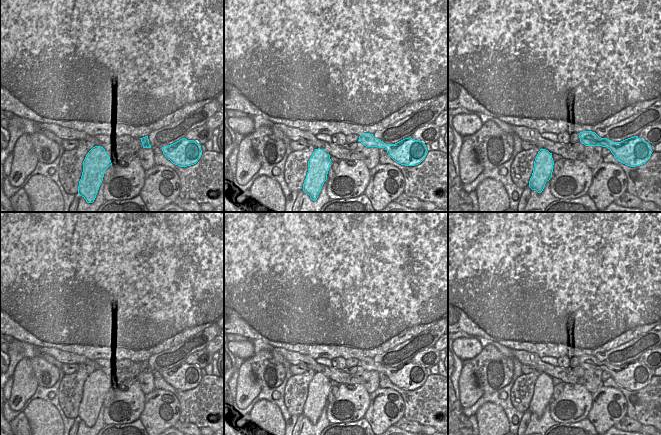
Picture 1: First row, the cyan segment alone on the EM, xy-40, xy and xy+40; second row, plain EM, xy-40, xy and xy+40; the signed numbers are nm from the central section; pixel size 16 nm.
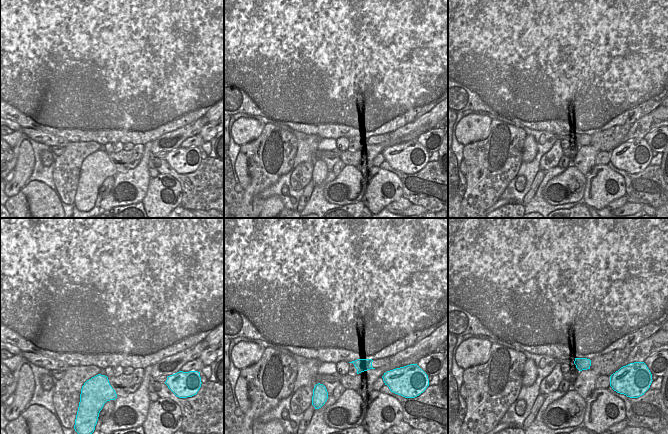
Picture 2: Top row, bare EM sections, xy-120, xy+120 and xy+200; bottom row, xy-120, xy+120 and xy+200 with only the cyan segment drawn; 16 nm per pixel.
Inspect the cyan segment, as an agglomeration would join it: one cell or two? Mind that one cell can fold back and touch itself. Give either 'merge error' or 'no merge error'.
merge error

